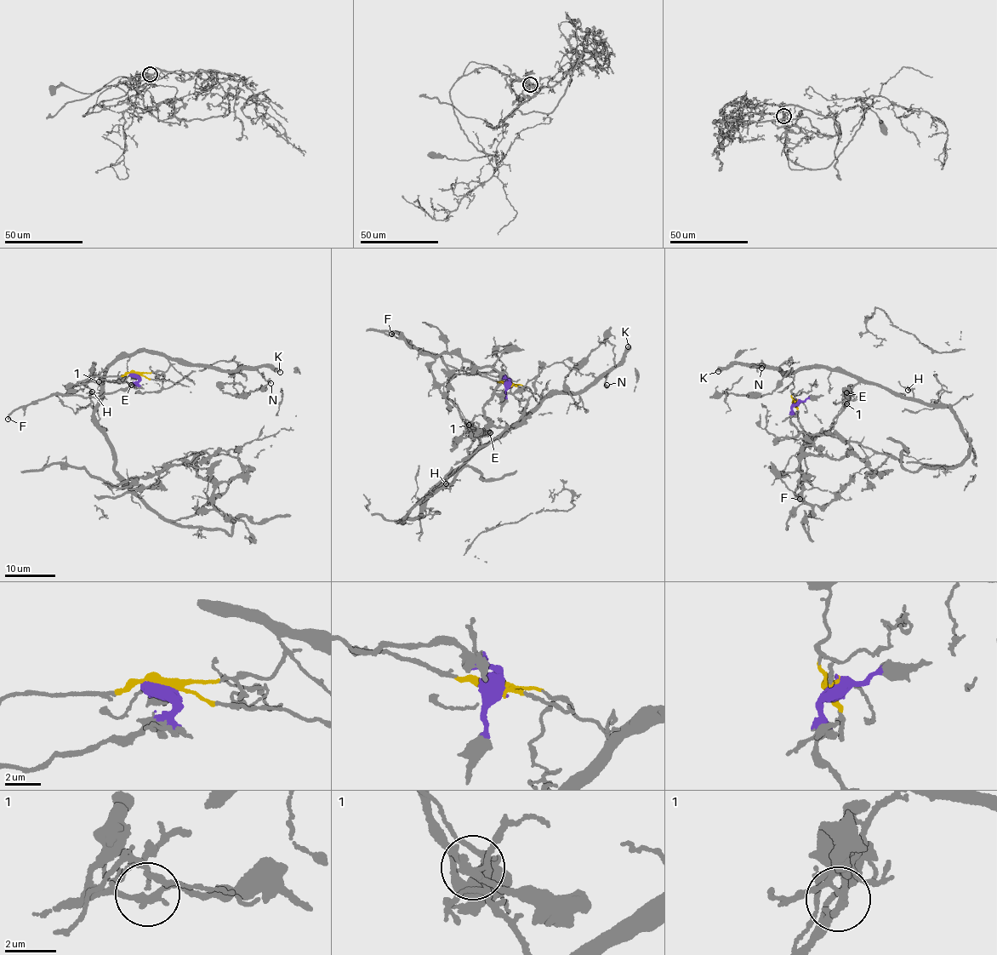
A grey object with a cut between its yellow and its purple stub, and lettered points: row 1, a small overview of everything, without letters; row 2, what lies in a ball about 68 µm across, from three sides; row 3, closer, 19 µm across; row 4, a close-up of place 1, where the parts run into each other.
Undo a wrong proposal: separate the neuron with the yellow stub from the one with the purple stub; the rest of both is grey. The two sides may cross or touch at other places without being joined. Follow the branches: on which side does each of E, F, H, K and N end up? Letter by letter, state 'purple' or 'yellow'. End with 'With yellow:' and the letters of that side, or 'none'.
E: purple
F: purple
H: yellow
K: yellow
N: yellow
With yellow: H, K, N

